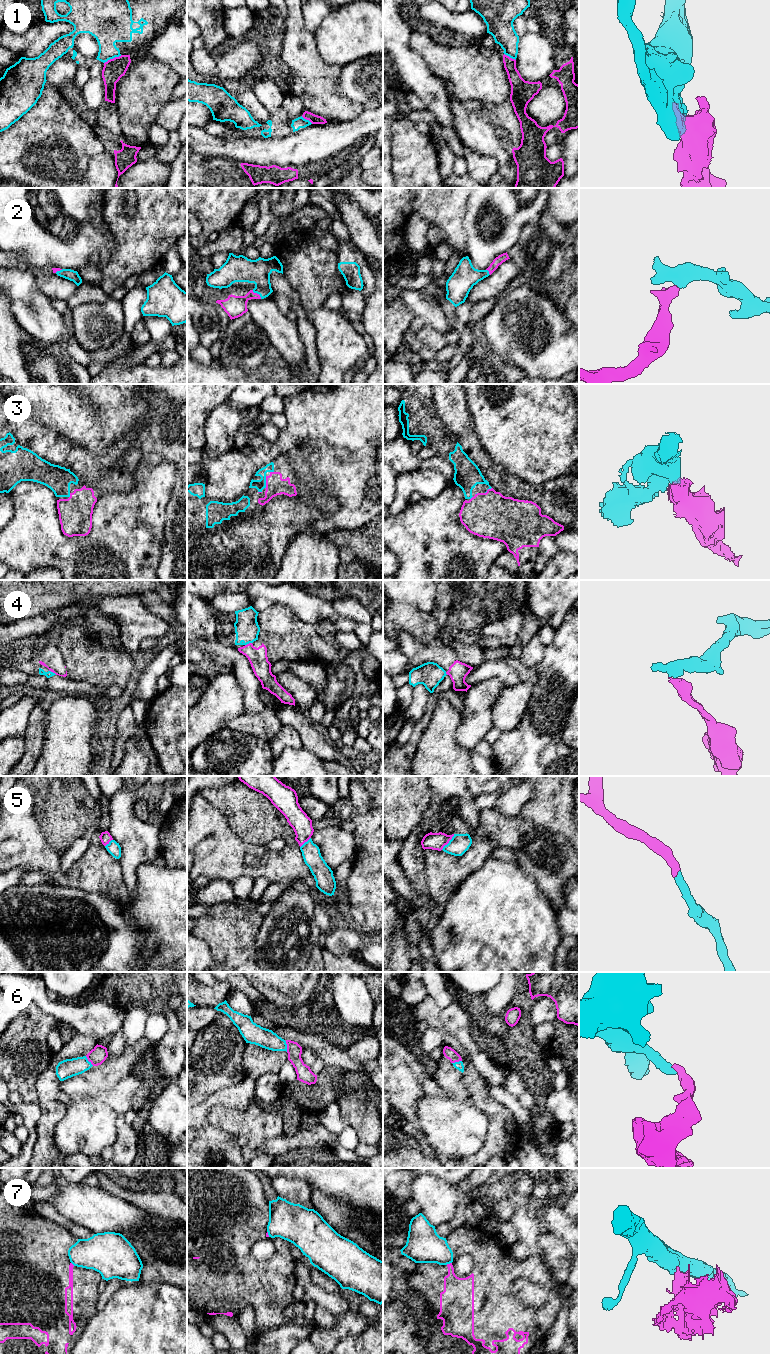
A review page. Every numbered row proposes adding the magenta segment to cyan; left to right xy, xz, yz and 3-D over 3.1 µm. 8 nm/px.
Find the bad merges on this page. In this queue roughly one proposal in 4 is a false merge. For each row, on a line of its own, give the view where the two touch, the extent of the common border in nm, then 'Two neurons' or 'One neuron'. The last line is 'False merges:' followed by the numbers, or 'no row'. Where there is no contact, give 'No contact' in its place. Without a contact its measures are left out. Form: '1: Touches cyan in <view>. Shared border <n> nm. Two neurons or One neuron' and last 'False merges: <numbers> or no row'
1: Touches cyan in xy. Shared border 160 nm. Two neurons
2: Touches cyan in xz. Shared border 100 nm. One neuron
3: Touches cyan in xz. Shared border 100 nm. One neuron
4: Touches cyan in xy. Shared border 70 nm. One neuron
5: Touches cyan in yz. Shared border 170 nm. One neuron
6: Touches cyan in xy. Shared border 100 nm. One neuron
7: Touches cyan in yz. Shared border 50 nm. Two neurons
False merges: 1, 7

